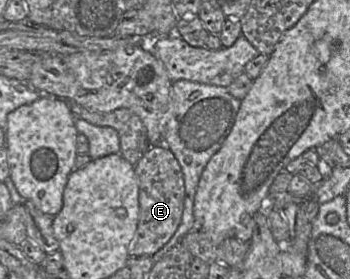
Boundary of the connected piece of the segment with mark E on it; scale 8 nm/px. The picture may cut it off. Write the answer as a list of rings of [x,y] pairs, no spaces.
[[[163,143],[149,148],[135,165],[135,174],[140,213],[130,256],[153,256],[173,237],[181,223],[185,200],[184,176],[177,159]]]

